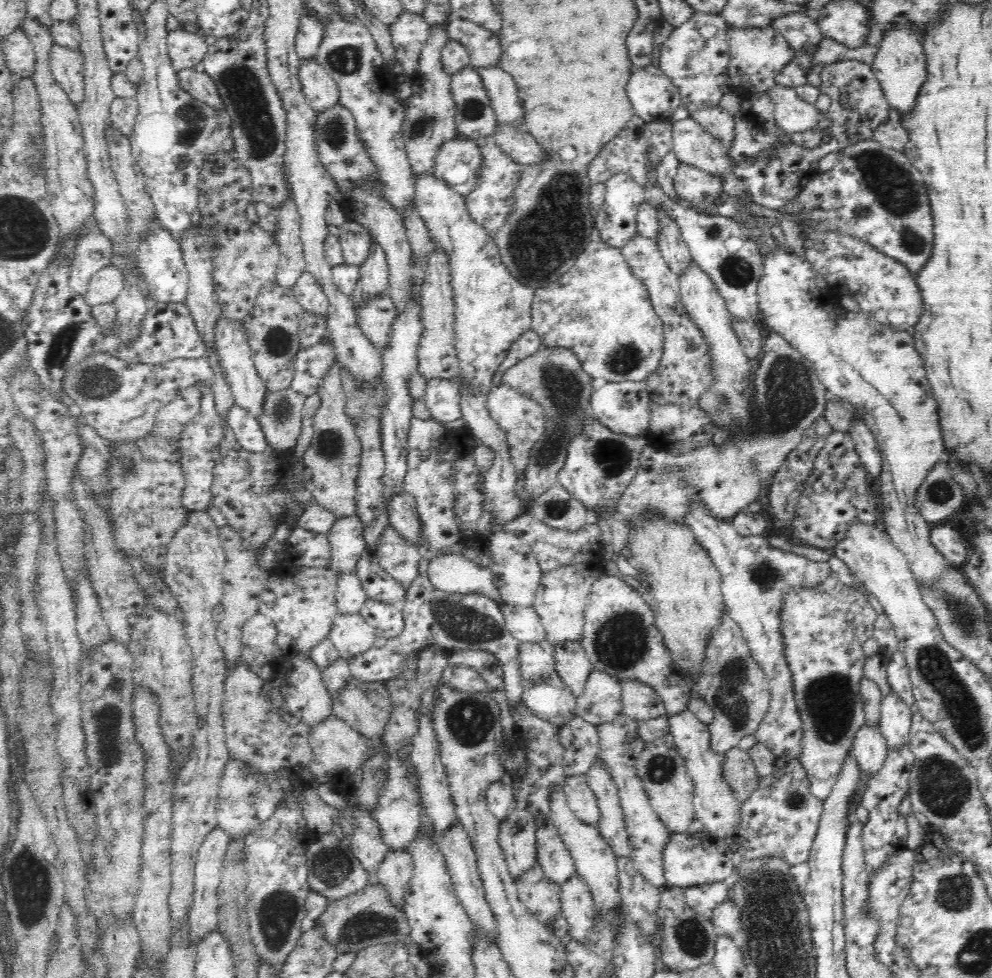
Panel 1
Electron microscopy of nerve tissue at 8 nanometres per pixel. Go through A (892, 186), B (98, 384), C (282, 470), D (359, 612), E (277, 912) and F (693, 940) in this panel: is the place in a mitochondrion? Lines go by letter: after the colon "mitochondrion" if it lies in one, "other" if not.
A: mitochondrion
B: mitochondrion
C: other
D: other
E: mitochondrion
F: mitochondrion

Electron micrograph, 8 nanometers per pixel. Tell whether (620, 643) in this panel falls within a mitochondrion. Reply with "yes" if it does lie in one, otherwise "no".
yes

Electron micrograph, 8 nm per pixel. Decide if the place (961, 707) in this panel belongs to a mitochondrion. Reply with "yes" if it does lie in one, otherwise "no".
yes

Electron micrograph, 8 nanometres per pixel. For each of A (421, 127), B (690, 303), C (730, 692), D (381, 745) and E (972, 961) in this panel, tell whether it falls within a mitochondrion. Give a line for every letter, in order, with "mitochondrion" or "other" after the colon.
A: mitochondrion
B: other
C: mitochondrion
D: other
E: mitochondrion

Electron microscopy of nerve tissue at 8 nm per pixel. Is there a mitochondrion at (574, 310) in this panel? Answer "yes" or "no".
no

